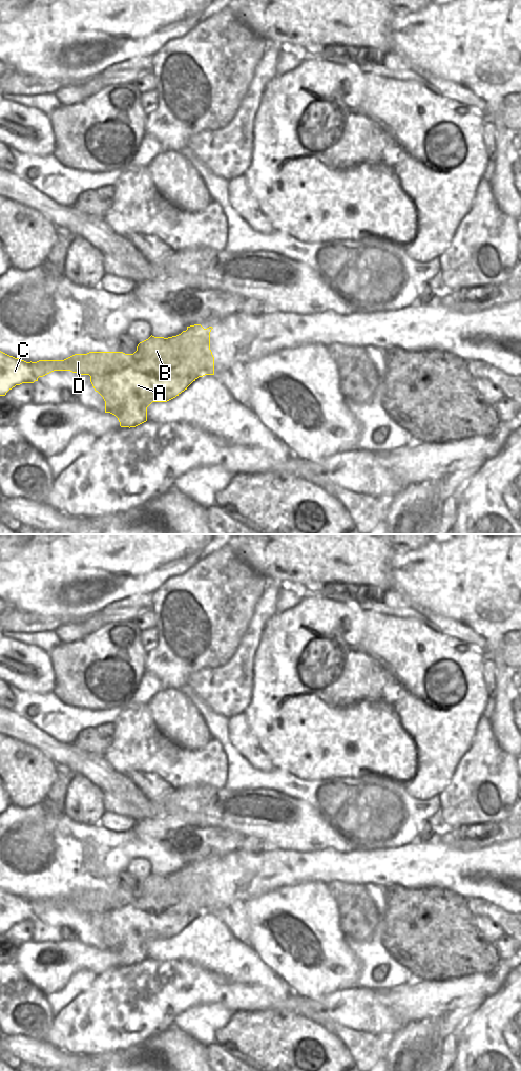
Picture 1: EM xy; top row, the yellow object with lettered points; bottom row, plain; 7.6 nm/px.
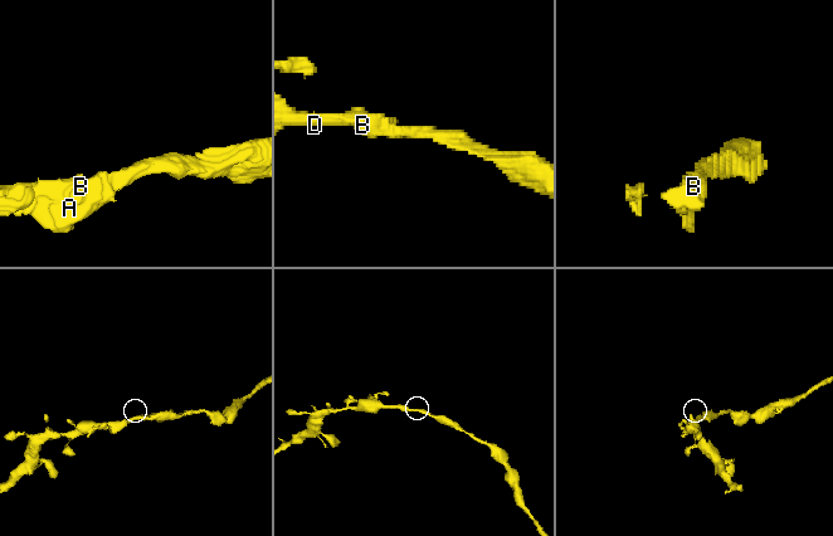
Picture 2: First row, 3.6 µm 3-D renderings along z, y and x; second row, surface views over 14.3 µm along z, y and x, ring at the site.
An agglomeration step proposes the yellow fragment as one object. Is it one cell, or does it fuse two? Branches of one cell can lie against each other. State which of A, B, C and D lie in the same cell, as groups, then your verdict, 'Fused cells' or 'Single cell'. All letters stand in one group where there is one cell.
Groups: A / B C D. Fused cells.

